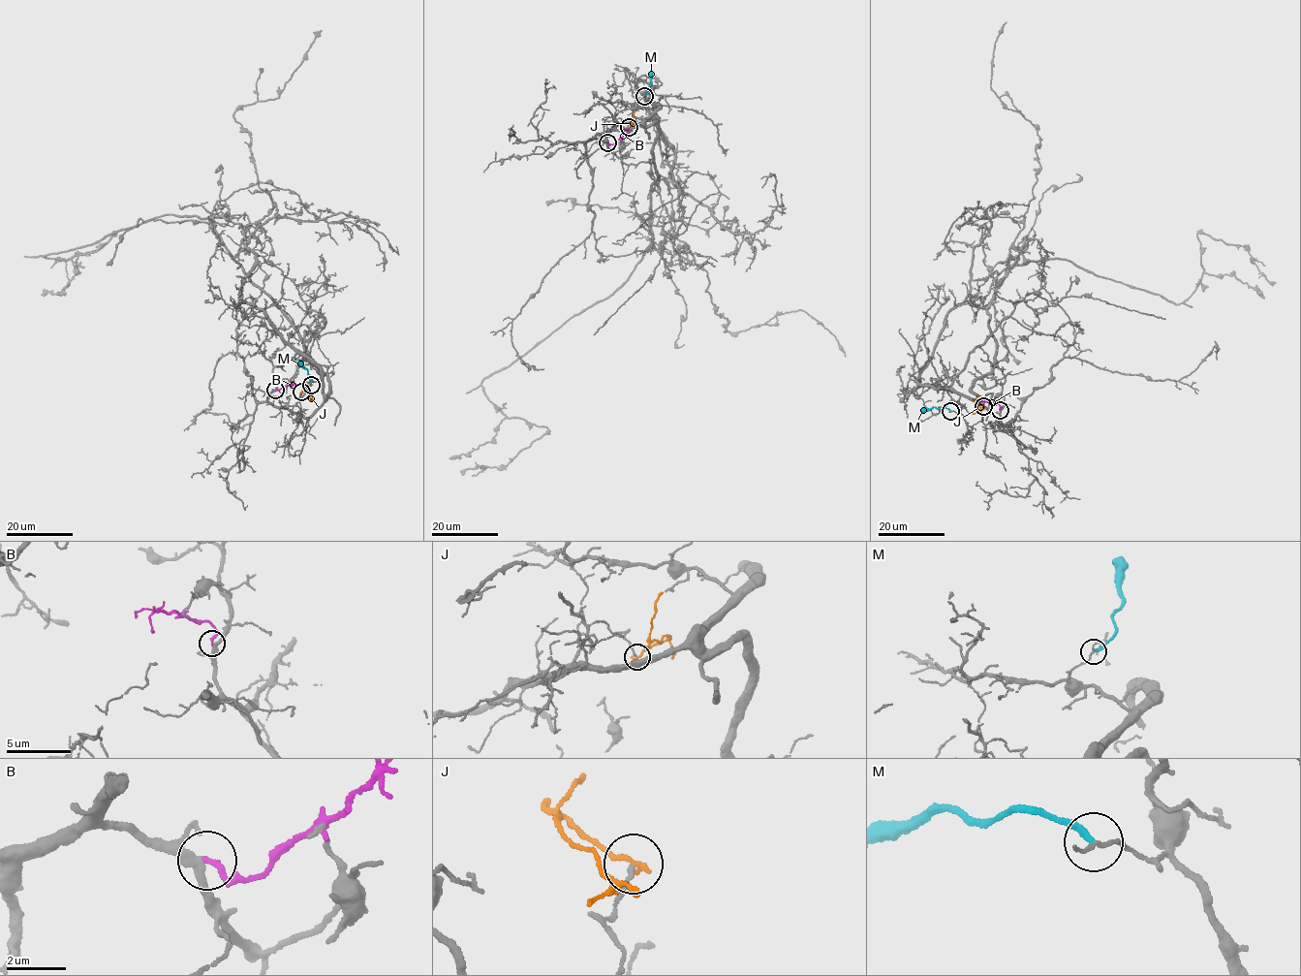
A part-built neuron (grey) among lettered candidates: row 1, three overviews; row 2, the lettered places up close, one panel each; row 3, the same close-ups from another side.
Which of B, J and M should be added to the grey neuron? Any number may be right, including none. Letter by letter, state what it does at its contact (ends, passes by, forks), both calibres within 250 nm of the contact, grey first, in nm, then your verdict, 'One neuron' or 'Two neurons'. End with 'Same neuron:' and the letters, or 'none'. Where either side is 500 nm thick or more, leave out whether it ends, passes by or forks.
B: It ends there. Thickness 200 nm (grey) against 180 nm. Two neurons
J: It ends there. Thickness 140 nm (grey) against 200 nm. Two neurons
M: It ends there. Thickness 150 nm (grey) against 200 nm. Two neurons
Same neuron: none

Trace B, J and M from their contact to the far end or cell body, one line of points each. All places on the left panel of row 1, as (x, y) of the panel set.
B: (275, 391), (291, 382)
J: (302, 392), (303, 382), (312, 396)
M: (311, 384), (312, 377), (307, 369), (296, 360)

